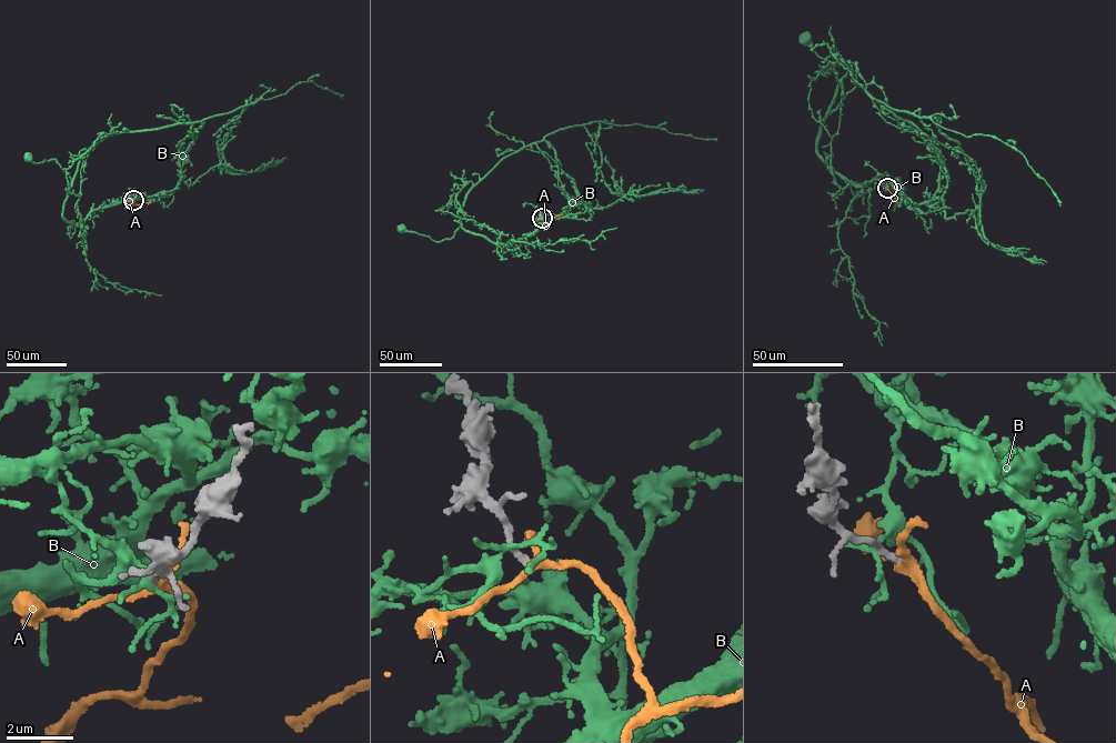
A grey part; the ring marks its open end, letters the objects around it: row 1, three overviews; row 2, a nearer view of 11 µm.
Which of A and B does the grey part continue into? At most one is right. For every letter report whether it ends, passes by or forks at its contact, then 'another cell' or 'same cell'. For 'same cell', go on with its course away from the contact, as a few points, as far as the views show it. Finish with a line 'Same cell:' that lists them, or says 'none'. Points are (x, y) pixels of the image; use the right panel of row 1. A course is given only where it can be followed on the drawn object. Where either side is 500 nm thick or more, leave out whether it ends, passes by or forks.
A: it forks | same cell | via (886, 189), (901, 204)
B: it forks | another cell
Same cell: A

